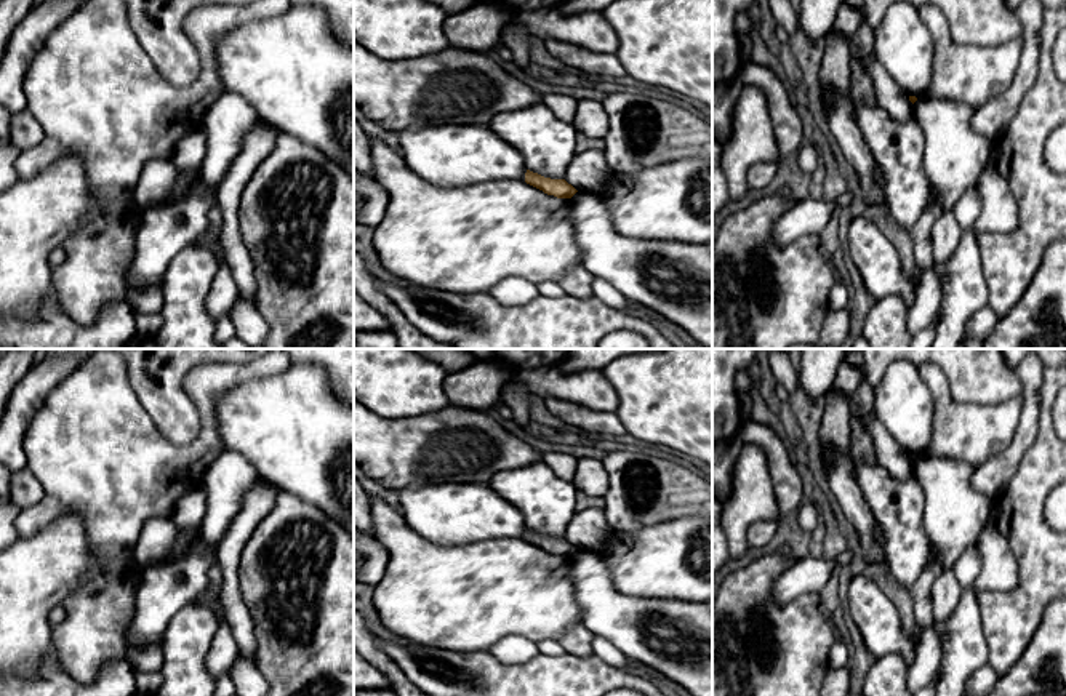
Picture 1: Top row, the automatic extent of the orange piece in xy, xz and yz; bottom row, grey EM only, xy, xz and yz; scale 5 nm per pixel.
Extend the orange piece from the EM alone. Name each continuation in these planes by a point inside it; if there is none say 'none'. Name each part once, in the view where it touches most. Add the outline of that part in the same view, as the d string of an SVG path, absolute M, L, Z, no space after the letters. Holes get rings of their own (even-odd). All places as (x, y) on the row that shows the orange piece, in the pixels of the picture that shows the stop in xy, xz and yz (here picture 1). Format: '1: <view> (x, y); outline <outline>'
none

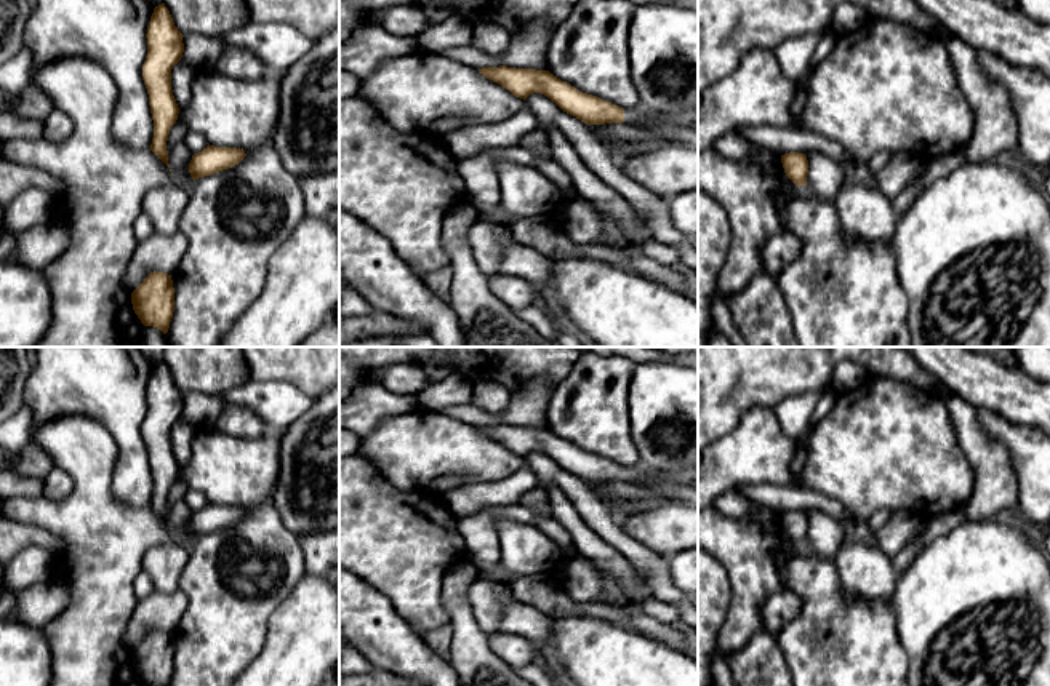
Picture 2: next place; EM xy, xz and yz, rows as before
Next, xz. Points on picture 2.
1: xz (637, 117); outline M631 109L624 110L624 123L634 125L634 126L653 126L653 117L645 112L643 109Z

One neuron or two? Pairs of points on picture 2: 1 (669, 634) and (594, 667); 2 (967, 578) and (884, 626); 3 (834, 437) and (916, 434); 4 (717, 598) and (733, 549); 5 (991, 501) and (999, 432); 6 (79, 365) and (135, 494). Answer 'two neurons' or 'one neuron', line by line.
1: two neurons
2: two neurons
3: one neuron
4: two neurons
5: two neurons
6: one neuron

